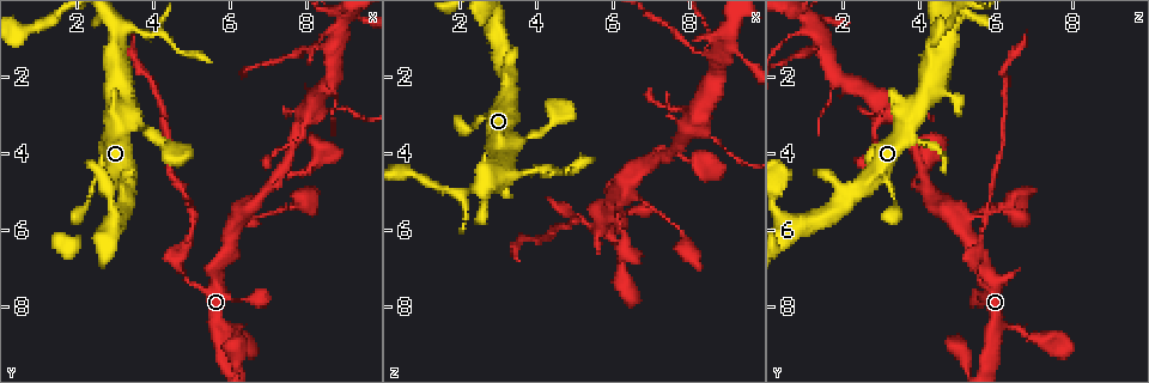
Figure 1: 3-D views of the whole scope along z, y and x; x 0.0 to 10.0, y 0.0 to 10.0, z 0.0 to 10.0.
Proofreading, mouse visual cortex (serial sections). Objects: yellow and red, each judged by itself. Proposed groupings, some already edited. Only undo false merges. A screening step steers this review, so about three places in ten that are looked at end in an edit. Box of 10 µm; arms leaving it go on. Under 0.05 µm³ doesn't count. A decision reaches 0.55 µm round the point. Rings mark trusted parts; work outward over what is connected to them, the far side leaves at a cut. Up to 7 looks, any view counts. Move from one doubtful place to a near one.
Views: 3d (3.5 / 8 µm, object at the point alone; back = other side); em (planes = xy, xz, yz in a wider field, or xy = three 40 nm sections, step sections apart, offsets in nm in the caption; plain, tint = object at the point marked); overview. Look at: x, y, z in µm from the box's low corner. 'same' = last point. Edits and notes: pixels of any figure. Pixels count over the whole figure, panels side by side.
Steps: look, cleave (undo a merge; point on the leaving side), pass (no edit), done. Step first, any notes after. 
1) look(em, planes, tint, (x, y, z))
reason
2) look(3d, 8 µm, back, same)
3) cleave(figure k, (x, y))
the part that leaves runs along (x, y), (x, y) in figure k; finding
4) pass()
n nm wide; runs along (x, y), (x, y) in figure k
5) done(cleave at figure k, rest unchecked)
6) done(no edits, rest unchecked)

look(3d, 8 µm, (4.65, 7.15, 5.55))
a narrow waist

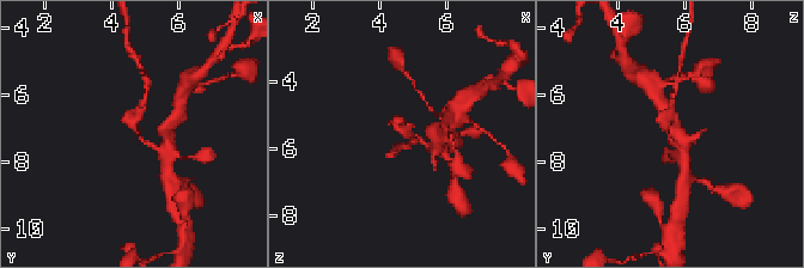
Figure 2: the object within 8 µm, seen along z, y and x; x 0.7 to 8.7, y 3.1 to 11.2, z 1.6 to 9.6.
look(3d, 3.5 µm, same)
zoom in

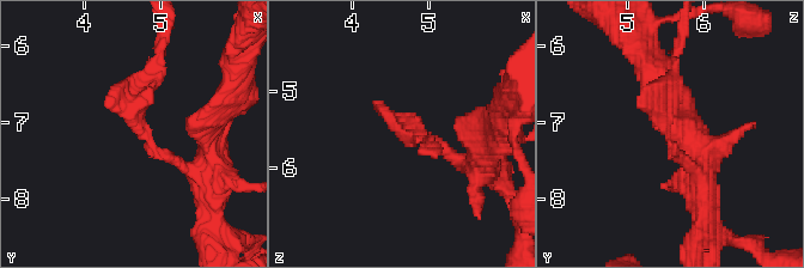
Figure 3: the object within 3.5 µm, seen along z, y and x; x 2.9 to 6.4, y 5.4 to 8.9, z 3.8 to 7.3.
look(em, xy, step 1, tint, (4.75, 7.20, 5.50))
shape alone is not enough

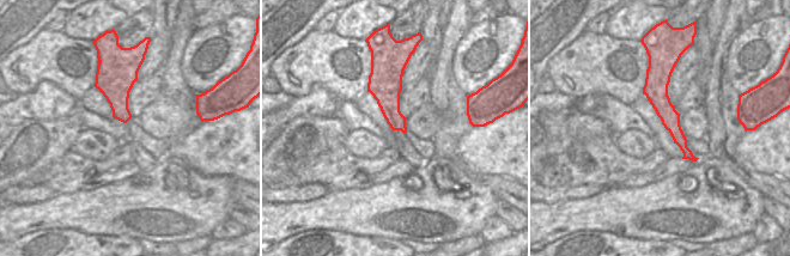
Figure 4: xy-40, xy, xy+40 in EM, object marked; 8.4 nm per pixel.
cleave(figure 3, (138, 122))
the part that leaves runs along (162, 154), (135, 125), (158, 55) in figure 3; a second cell is stuck on

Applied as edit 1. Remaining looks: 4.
look(3d, 3.5 µm, (6.20, 5.70, 5.00))
thin neck

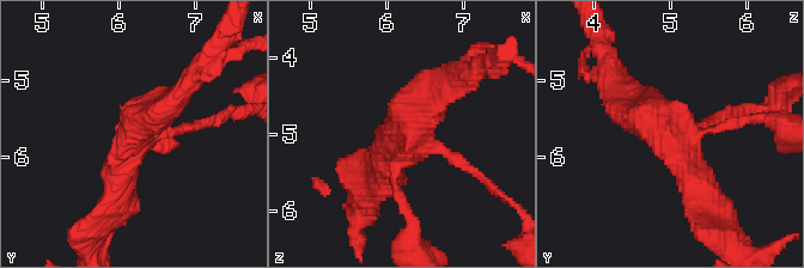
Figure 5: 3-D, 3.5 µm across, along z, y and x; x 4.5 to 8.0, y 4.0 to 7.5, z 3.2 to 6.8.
pass()
arms of 150, 150, 400, 400 nm; runs along (708, 202), (656, 117), (619, 99) in figure 5; one cell here

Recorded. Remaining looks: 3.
look(3d, 3.5 µm, back, (7.90, 3.10, 3.40))
small branch off a trunk

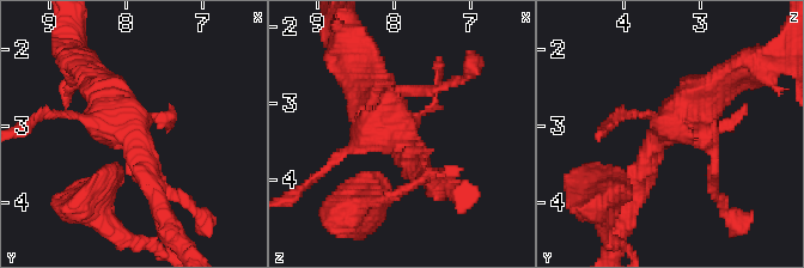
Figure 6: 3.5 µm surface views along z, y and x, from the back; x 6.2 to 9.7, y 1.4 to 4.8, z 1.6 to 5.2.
look(em, xy, step 1, tint, (7.95, 3.05, 3.40))

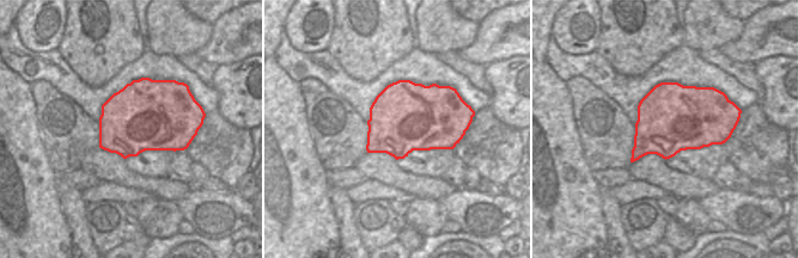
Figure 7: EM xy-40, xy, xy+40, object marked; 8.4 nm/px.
pass()
600 nm wide; runs along (640, 174), (662, 133), (736, 71) in figure 6; continuous, no second cell

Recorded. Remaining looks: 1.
done(cleave at figure 3, rest unchecked)

